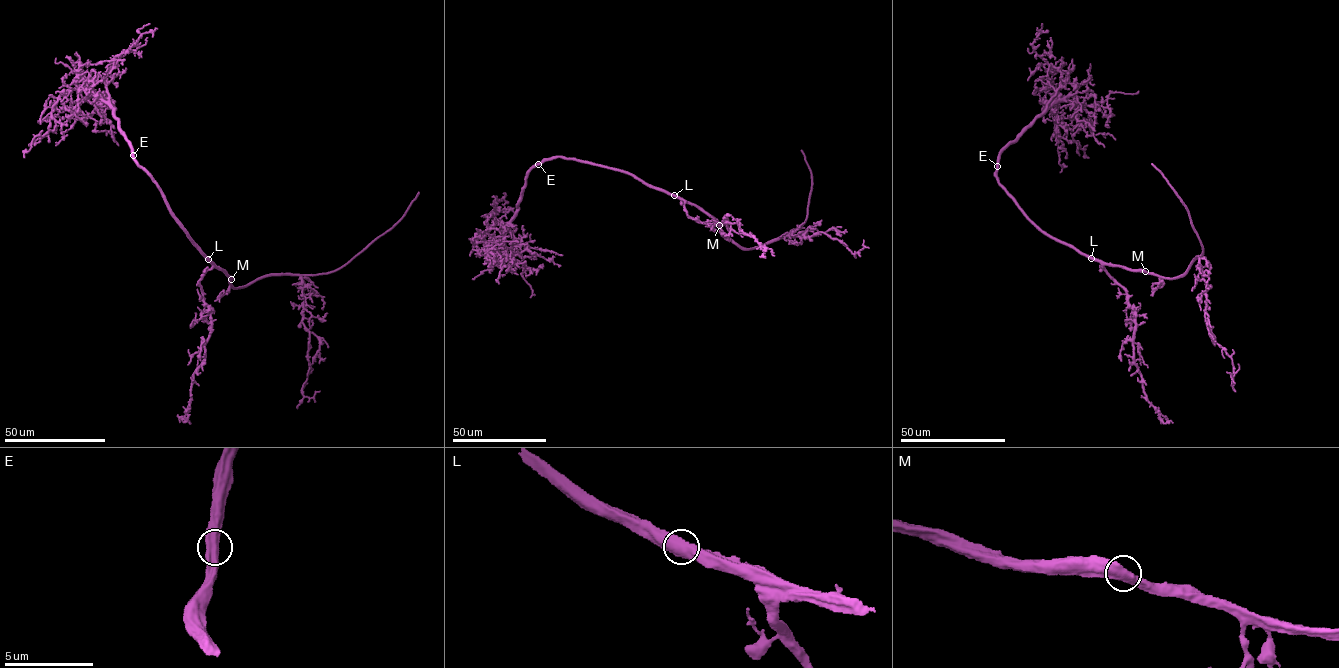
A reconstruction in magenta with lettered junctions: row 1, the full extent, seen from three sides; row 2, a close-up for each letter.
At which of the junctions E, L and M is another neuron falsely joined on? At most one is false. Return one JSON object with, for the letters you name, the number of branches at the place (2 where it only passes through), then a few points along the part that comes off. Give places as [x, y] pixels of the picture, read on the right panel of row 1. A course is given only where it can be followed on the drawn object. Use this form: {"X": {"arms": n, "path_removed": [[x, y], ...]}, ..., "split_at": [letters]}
{"split_at": []}

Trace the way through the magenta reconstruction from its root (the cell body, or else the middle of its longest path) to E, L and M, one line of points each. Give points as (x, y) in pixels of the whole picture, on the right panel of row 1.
E: (1066, 245), (1041, 232), (1000, 186), (995, 176), (997, 166)
L: (1066, 245), (1091, 258)
M: (1066, 245), (1107, 264), (1145, 271)

